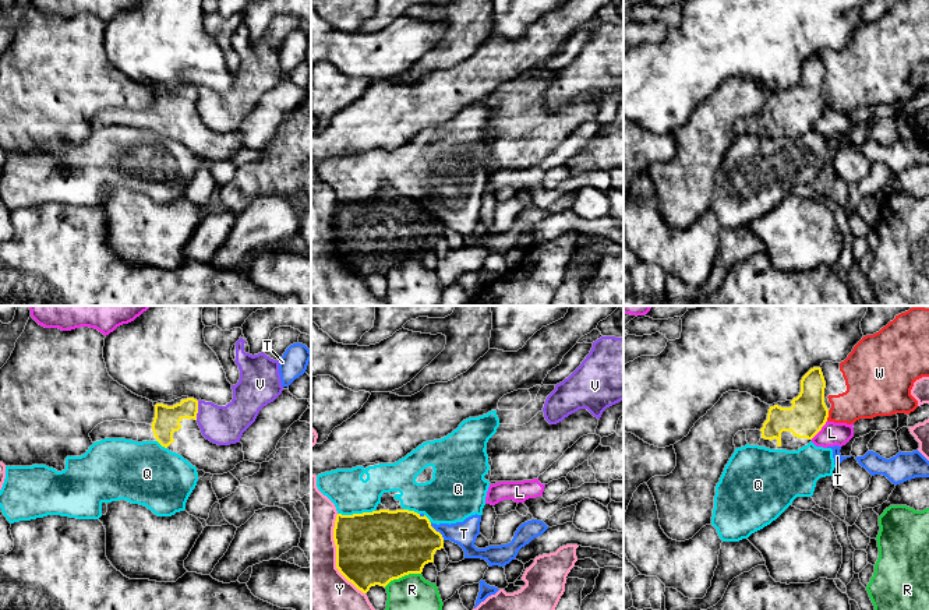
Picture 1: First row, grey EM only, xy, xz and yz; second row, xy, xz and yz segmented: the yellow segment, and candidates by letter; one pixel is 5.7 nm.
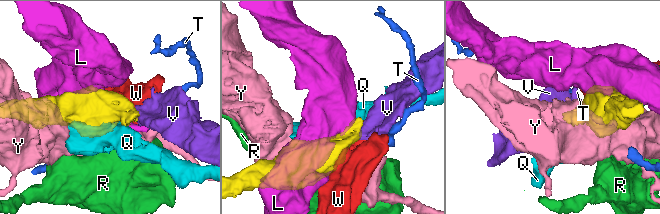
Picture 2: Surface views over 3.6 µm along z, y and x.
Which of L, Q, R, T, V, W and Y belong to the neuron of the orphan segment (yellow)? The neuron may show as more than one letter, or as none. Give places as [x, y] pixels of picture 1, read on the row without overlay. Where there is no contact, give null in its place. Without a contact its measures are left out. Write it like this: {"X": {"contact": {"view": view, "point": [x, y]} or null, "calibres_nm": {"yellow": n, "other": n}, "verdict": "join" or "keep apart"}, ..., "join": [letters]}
{"L": {"contact": {"view": "yz", "point": [819, 117]}, "calibres_nm": {"yellow": 220, "other": 130}, "verdict": "keep apart"}, "Q": {"contact": {"view": "xz", "point": [356, 201]}, "calibres_nm": {"yellow": 420, "other": 220}, "verdict": "keep apart"}, "R": {"contact": {"view": "xz", "point": [402, 263]}, "calibres_nm": {"yellow": 420, "other": 320}, "verdict": "keep apart"}, "T": {"contact": {"view": "xz", "point": [435, 218]}, "calibres_nm": {"yellow": 380, "other": 140}, "verdict": "keep apart"}, "V": {"contact": {"view": "xy", "point": [197, 98]}, "calibres_nm": {"yellow": 150, "other": 220}, "verdict": "keep apart"}, "W": {"contact": {"view": "yz", "point": [827, 103]}, "calibres_nm": {"yellow": 220, "other": 240}, "verdict": "keep apart"}, "Y": {"contact": {"view": "xz", "point": [336, 243]}, "calibres_nm": {"yellow": 420, "other": 400}, "verdict": "keep apart"}, "join": []}

